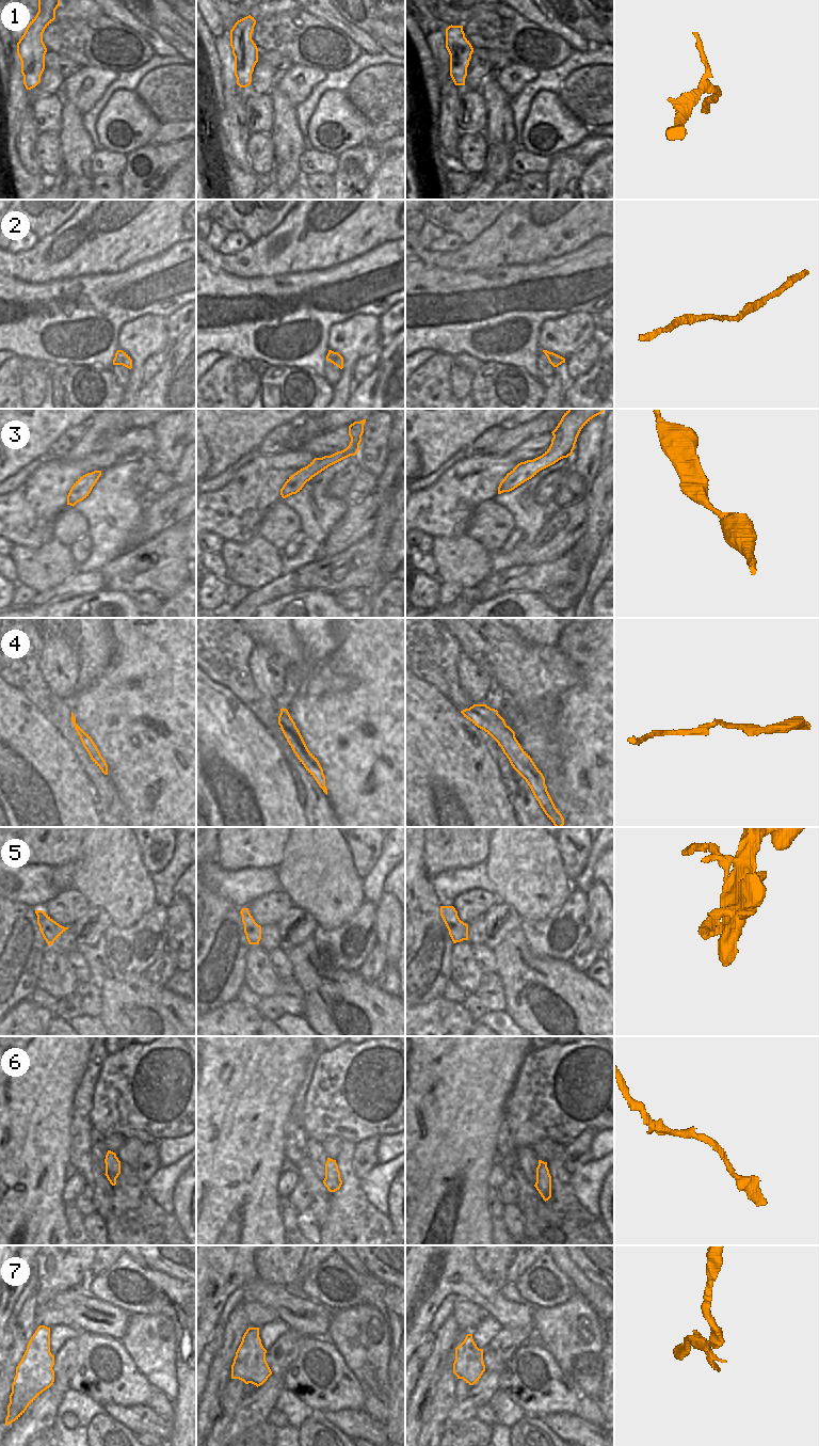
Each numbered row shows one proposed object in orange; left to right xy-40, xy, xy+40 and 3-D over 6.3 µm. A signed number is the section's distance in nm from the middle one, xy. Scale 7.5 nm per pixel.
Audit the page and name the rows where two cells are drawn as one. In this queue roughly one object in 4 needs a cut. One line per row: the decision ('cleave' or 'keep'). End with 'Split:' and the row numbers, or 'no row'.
1: keep
2: keep
3: keep
4: keep
5: keep
6: keep
7: cleave
Split: 7

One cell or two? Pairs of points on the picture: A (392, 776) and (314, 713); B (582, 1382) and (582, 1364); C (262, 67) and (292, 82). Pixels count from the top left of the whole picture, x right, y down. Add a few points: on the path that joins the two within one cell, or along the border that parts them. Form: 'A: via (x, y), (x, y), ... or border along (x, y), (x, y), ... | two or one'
A: via (373, 758), (348, 732), (333, 726) | one
B: via (582, 1378), (582, 1368) | one
C: border along (283, 74), (273, 85) | two

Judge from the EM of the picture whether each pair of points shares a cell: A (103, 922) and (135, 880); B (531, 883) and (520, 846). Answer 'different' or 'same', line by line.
A: different
B: same

